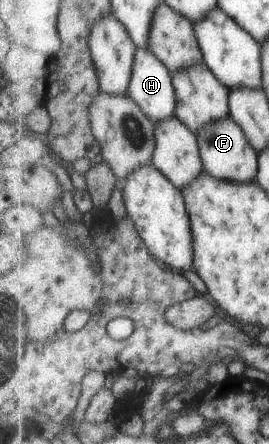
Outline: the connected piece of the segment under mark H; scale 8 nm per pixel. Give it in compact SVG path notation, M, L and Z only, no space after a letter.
M149 47L138 48L129 92L154 123L177 115L178 95L173 73Z

